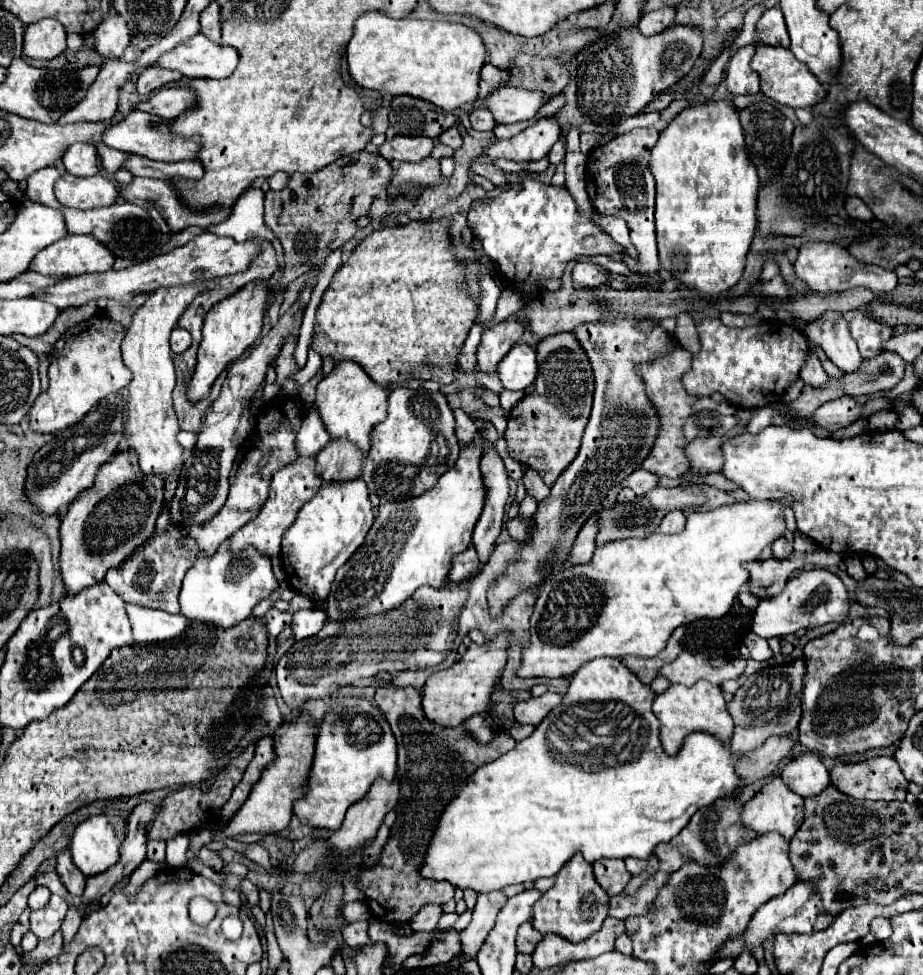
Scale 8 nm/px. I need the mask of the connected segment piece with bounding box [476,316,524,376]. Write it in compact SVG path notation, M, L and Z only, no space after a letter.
M516 316L496 324L494 328L486 330L482 342L478 346L478 368L490 376L496 376L496 368L502 358L510 352L510 348L520 340L524 326Z

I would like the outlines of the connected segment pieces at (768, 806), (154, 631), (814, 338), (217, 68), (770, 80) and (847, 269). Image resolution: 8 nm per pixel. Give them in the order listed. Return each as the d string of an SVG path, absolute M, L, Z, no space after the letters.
M774 778L772 782L768 782L750 802L744 804L742 814L740 814L742 826L754 830L758 836L768 834L768 832L776 832L786 842L792 840L792 836L800 828L802 818L804 818L804 798L800 798L796 792L792 792L788 786L784 786L782 778Z
M128 604L128 618L132 622L132 632L142 644L164 642L182 636L190 630L190 620L182 614L168 614L162 610L148 610L142 606Z
M828 312L820 316L818 320L810 322L804 332L810 344L820 346L842 372L860 370L862 356L856 348L856 342L852 342L840 312Z
M200 32L160 56L156 64L178 70L186 78L228 78L238 64L238 52L232 46L214 44Z
M758 44L756 54L754 54L750 64L760 74L760 86L762 86L764 96L772 98L774 102L778 102L782 106L814 108L816 104L824 102L824 98L828 94L826 88L820 82L816 82L816 76L802 62L796 62L794 54L790 50L786 50L786 48Z
M820 240L804 242L798 250L798 258L794 262L794 272L812 292L826 294L826 292L842 292L842 290L854 288L854 286L864 286L874 292L878 302L894 304L890 300L890 294L896 290L896 284L898 284L896 274L882 266L858 262L844 246L840 246L836 242L820 242Z

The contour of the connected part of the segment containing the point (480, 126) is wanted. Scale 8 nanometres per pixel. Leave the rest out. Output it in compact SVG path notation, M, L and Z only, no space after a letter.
M474 108L470 112L470 122L474 130L492 130L496 126L492 112L486 108Z

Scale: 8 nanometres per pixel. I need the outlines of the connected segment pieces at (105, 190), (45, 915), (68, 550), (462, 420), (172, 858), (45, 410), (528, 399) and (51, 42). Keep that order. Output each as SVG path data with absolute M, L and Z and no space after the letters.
M66 172L64 178L56 182L56 198L62 206L74 210L94 210L112 206L120 198L120 190L112 180L104 178L102 174L78 178Z
M52 896L50 902L40 908L40 910L34 910L30 914L30 930L40 938L40 940L46 940L50 938L54 932L60 930L60 924L64 920L68 912L68 904L60 898L60 896Z
M132 450L118 452L110 462L100 466L96 480L94 480L94 486L88 488L84 492L84 496L80 496L68 508L68 512L60 524L60 544L62 544L60 574L62 574L62 582L64 582L64 590L66 590L68 598L76 596L78 592L82 592L88 586L102 582L104 574L110 568L120 566L126 558L132 556L132 552L138 546L142 546L144 542L148 542L152 538L156 518L160 516L162 506L164 506L162 490L164 490L164 480L162 478L148 478L146 474L142 474L142 470L138 470L138 466L136 466L136 454L132 454Z
M460 408L454 410L454 418L456 418L456 438L460 442L460 446L470 446L474 440L476 440L476 434L478 434L478 426L476 422Z
M178 834L178 836L174 836L172 840L168 840L168 842L166 842L168 866L174 866L174 868L186 866L186 862L188 862L186 850L188 850L188 834Z
M96 314L88 322L82 322L64 332L64 336L56 342L56 354L48 370L50 388L36 398L28 414L28 422L34 432L62 432L78 424L102 398L128 386L132 374L128 374L128 368L120 356L122 338L124 328L106 314Z
M570 332L540 340L536 346L540 374L536 376L532 394L526 394L512 408L504 436L510 456L534 468L548 486L576 456L594 398L594 372L586 350L576 340Z
M44 18L26 26L24 56L52 60L66 50L66 32L56 18Z

